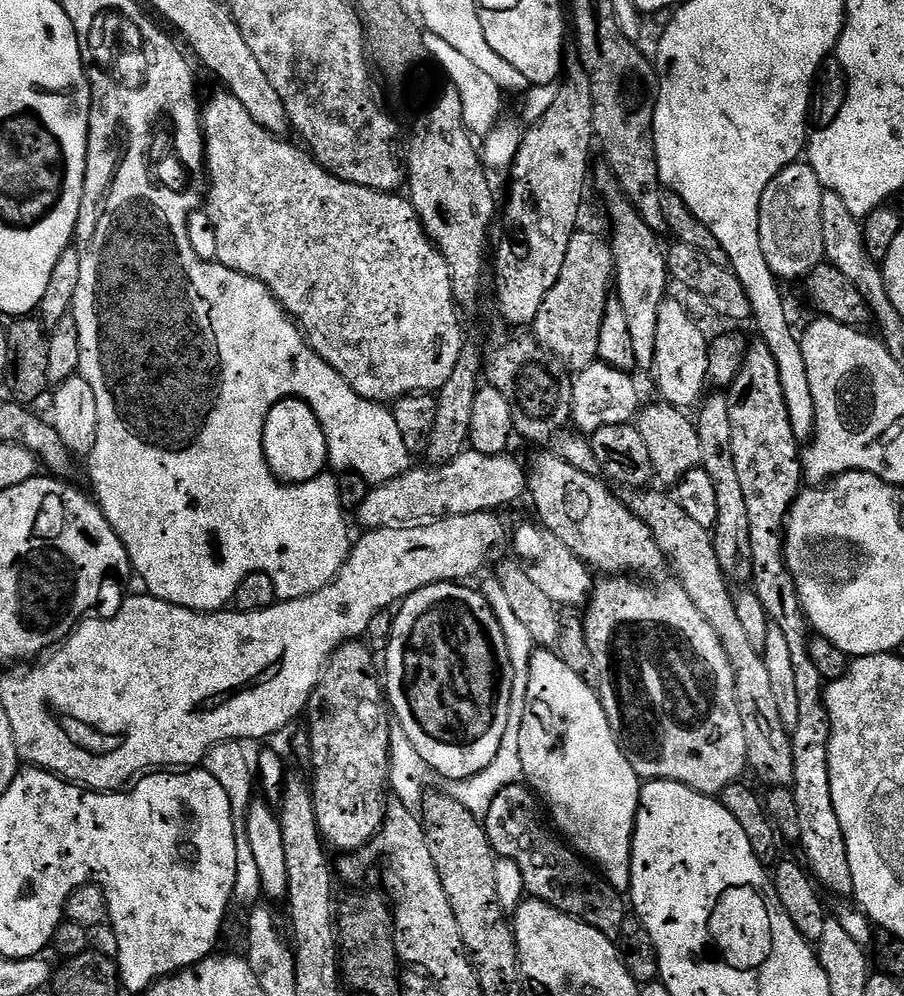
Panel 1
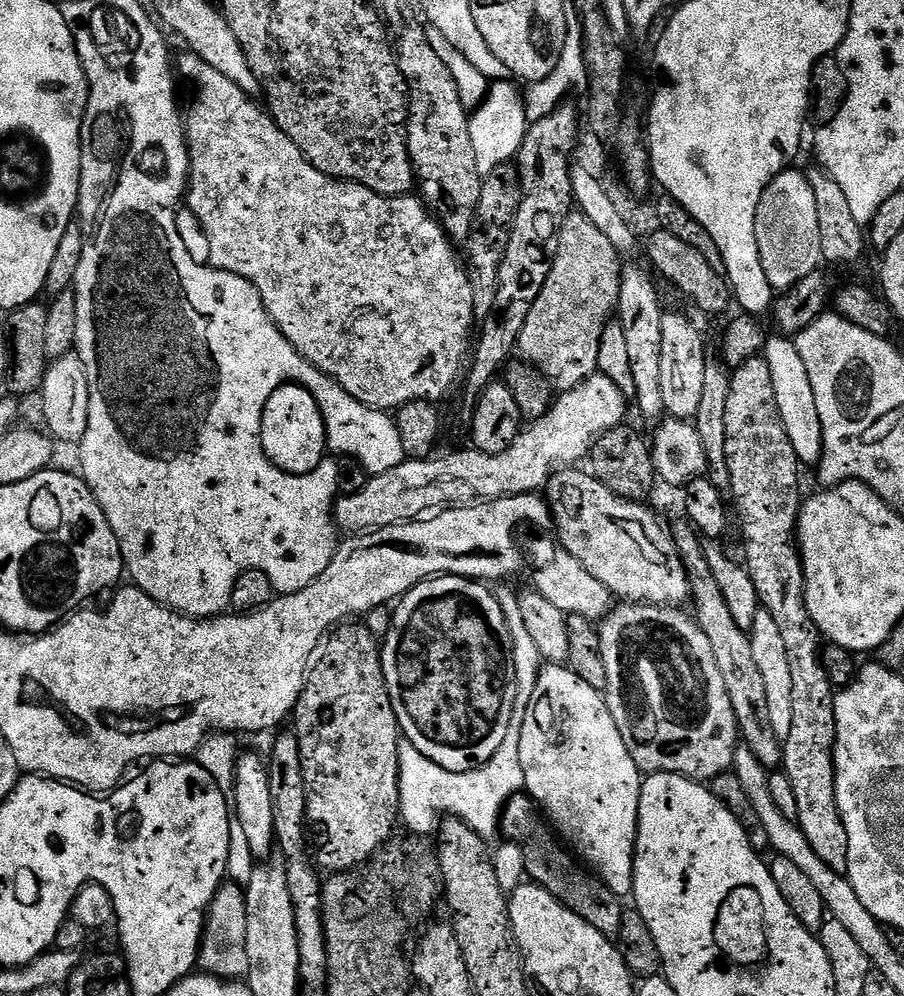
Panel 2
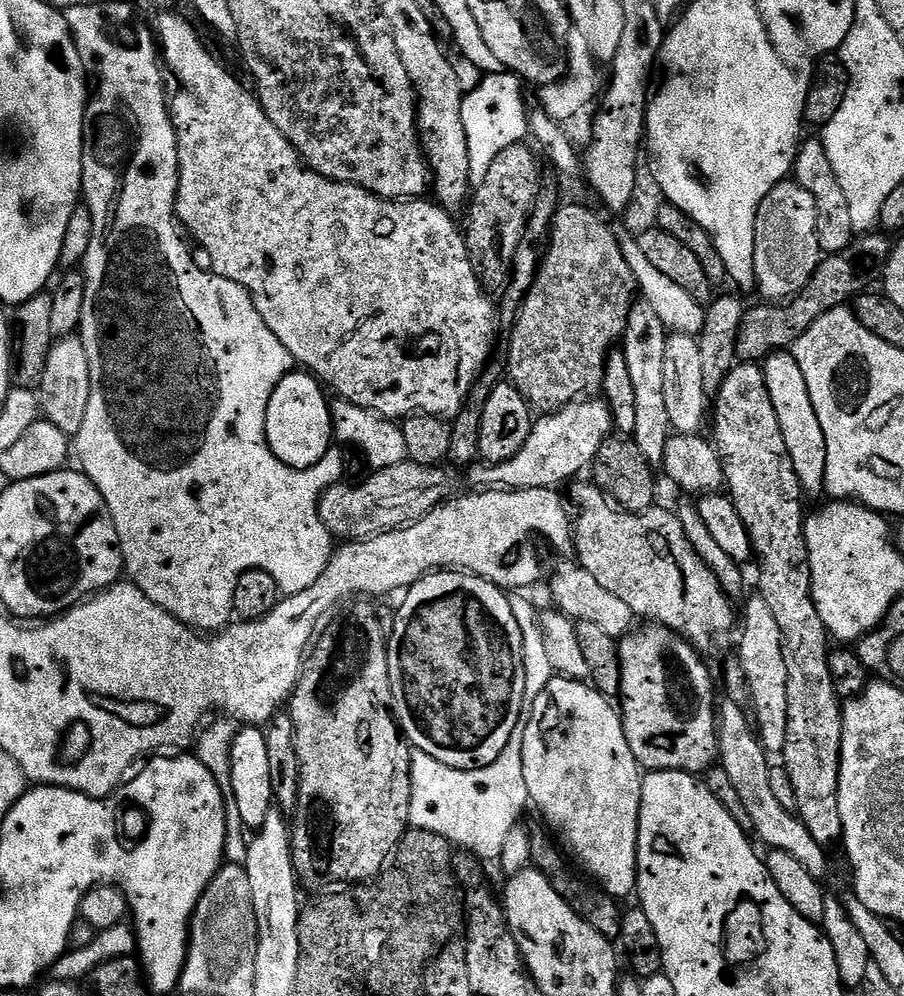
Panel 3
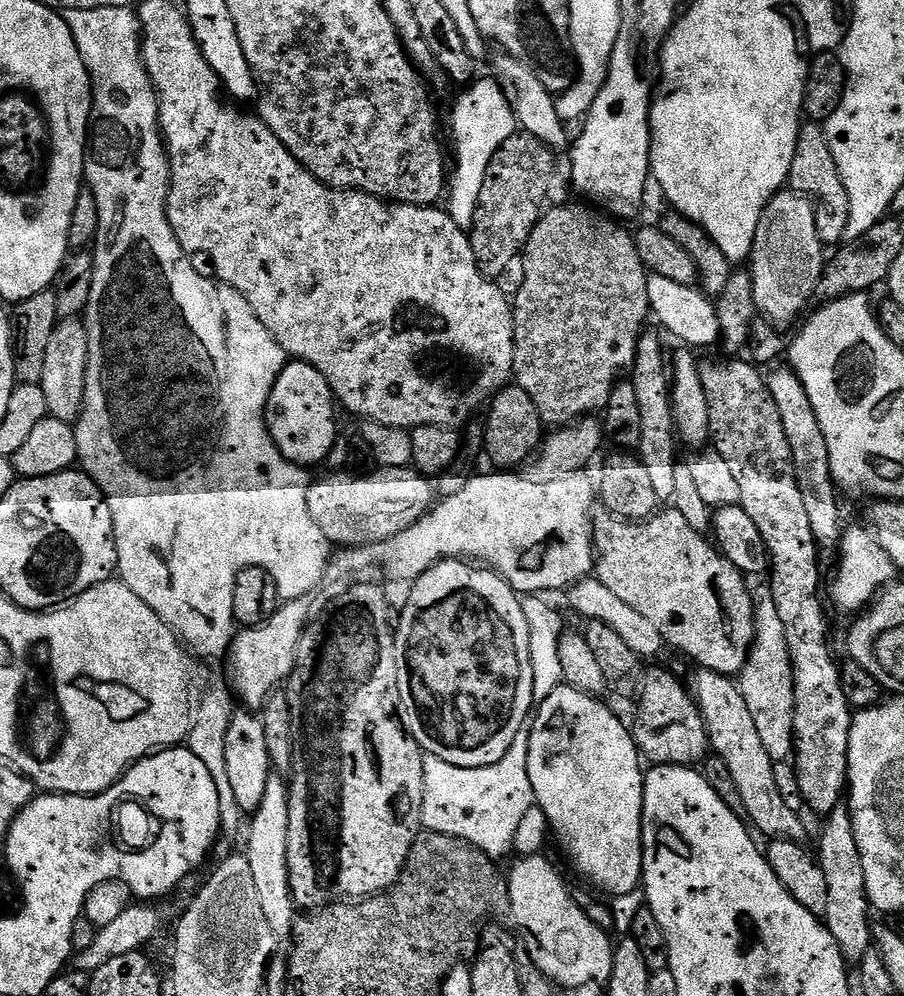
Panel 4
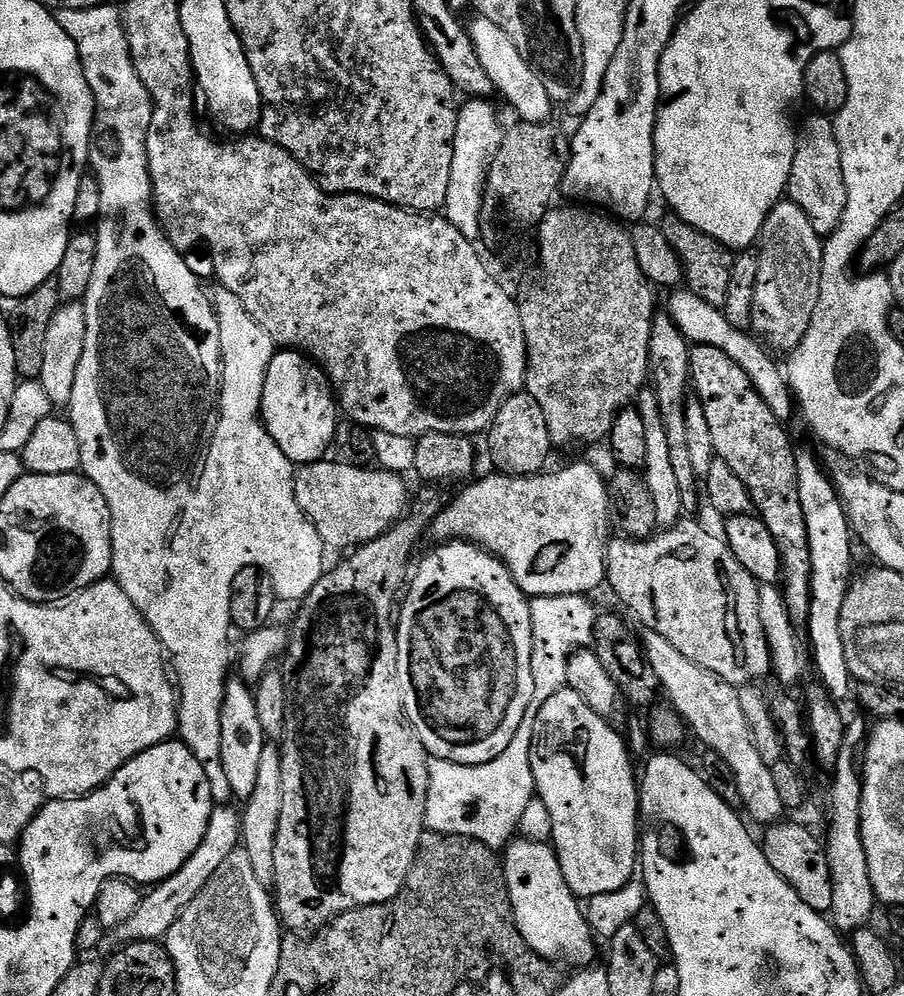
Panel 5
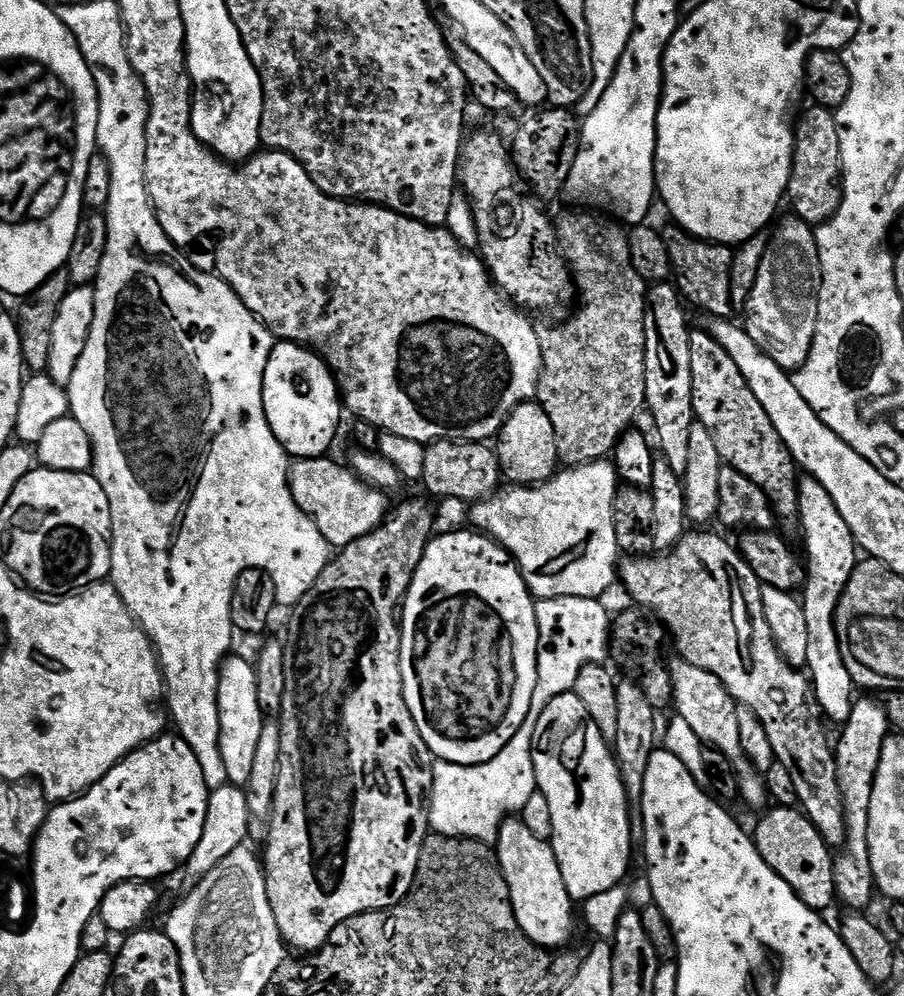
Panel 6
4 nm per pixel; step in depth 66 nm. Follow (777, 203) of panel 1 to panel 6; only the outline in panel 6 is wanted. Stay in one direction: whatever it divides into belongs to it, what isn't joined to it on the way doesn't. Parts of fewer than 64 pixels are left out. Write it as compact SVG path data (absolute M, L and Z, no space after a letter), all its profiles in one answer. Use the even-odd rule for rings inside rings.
M795 218L782 220L771 229L766 258L762 258L762 266L758 266L758 282L754 282L754 290L746 305L748 317L742 320L742 327L748 331L750 338L754 338L754 342L758 342L758 346L766 355L774 358L774 362L778 362L778 366L785 370L795 370L803 368L808 360L810 346L814 342L818 326L820 259L813 225Z

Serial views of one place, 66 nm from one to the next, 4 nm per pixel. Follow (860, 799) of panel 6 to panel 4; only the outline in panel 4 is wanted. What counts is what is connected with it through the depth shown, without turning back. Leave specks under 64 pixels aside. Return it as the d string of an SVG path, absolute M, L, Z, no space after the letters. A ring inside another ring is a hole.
M847 807L835 808L826 820L824 833L820 836L820 852L818 848L820 869L826 874L826 914L822 919L830 934L834 934L834 942L838 942L838 950L845 961L859 962L874 944L872 924L868 920L870 905L866 894L866 874L862 874L862 854L854 840L854 822Z

